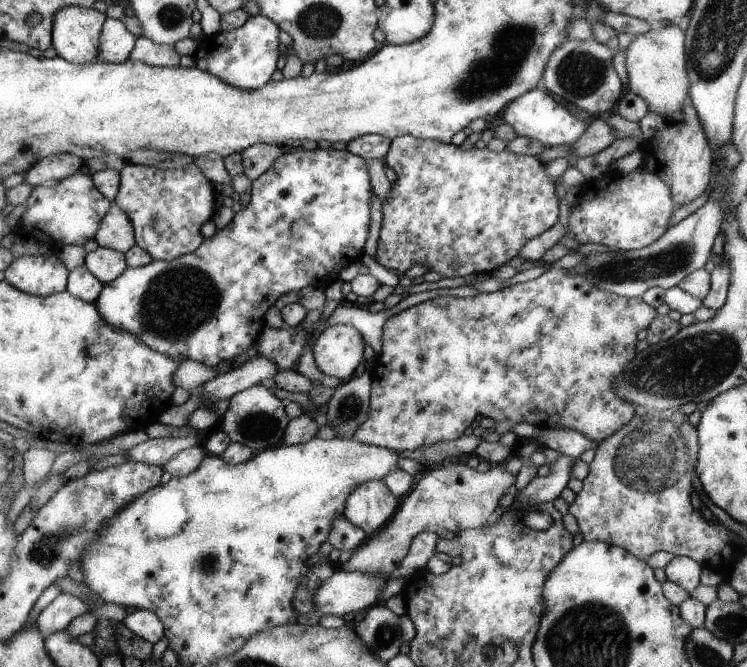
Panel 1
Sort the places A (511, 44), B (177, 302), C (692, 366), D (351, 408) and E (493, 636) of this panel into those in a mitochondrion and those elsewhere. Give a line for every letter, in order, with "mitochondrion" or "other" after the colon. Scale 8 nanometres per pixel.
A: mitochondrion
B: mitochondrion
C: mitochondrion
D: mitochondrion
E: other

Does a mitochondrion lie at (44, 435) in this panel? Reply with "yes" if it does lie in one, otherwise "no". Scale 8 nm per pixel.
no

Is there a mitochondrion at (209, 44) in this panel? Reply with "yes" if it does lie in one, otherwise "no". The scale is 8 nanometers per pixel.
no

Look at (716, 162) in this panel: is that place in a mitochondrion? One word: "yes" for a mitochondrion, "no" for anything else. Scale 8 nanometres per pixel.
no

